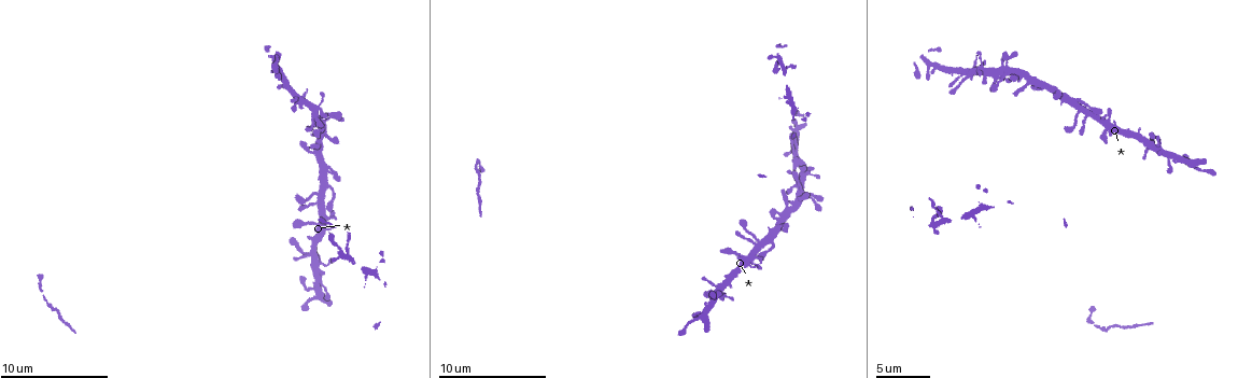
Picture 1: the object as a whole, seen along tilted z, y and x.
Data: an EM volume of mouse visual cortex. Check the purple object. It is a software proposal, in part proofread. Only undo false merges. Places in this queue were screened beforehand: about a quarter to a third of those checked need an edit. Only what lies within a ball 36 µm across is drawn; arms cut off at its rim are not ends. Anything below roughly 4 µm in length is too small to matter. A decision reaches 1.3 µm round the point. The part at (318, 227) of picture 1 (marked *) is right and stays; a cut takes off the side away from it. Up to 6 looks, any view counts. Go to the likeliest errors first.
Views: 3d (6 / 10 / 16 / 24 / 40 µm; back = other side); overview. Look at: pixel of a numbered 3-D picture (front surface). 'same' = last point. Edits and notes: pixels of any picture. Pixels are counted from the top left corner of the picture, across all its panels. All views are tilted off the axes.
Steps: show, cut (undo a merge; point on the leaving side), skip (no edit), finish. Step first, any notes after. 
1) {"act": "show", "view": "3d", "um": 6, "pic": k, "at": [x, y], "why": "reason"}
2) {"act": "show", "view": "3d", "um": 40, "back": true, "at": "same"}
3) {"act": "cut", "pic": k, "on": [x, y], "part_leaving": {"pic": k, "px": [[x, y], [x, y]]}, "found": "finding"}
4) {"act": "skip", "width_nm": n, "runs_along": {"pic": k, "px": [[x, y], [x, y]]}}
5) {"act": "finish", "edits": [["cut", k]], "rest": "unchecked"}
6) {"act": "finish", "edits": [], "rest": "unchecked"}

{"act": "show", "view": "3d", "um": 16, "pic": 1, "at": [1148, 147], "why": "four or more arms meet"}

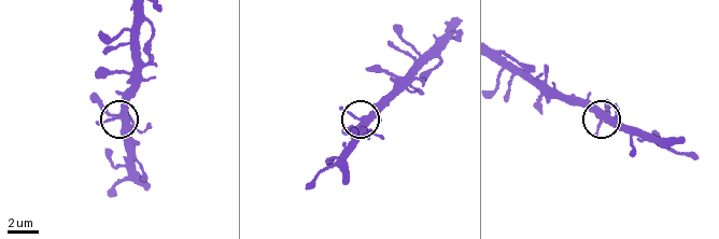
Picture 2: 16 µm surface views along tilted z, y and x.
{"act": "skip", "width_nm": 350, "runs_along": {"pic": 2, "px": [[554, 95], [577, 96], [630, 136]]}, "found": "one neuron here"}

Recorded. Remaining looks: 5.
{"act": "show", "view": "3d", "um": 10, "pic": 1, "at": [330, 167], "why": "four-way junction"}

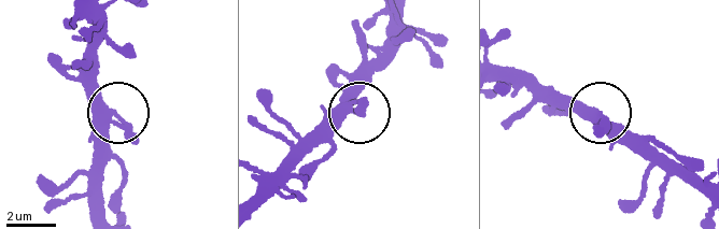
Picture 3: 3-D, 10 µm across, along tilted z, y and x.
{"act": "skip", "side_arm_um": 20, "runs_along": {"pic": 3, "px": [[698, 188], [659, 168], [598, 109], [540, 100]]}, "found": "one neuron here"}

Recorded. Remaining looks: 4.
{"act": "show", "view": "3d", "um": 16, "pic": 1, "at": [316, 134], "why": "a fork"}

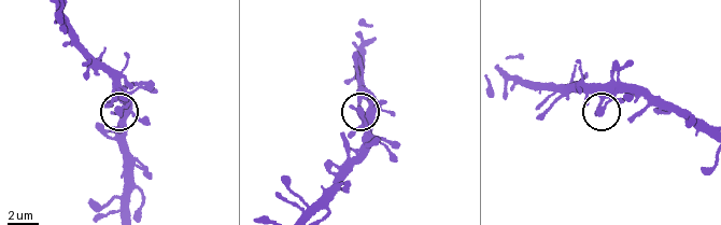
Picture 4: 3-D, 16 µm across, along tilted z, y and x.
{"act": "skip", "width_nm": 260, "runs_along": {"pic": 4, "px": [[301, 212], [334, 182], [366, 138], [359, 110], [385, 102]]}, "found": "continuous, no second neuron"}

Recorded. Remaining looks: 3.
{"act": "finish", "edits": [], "rest": "unchecked"}

